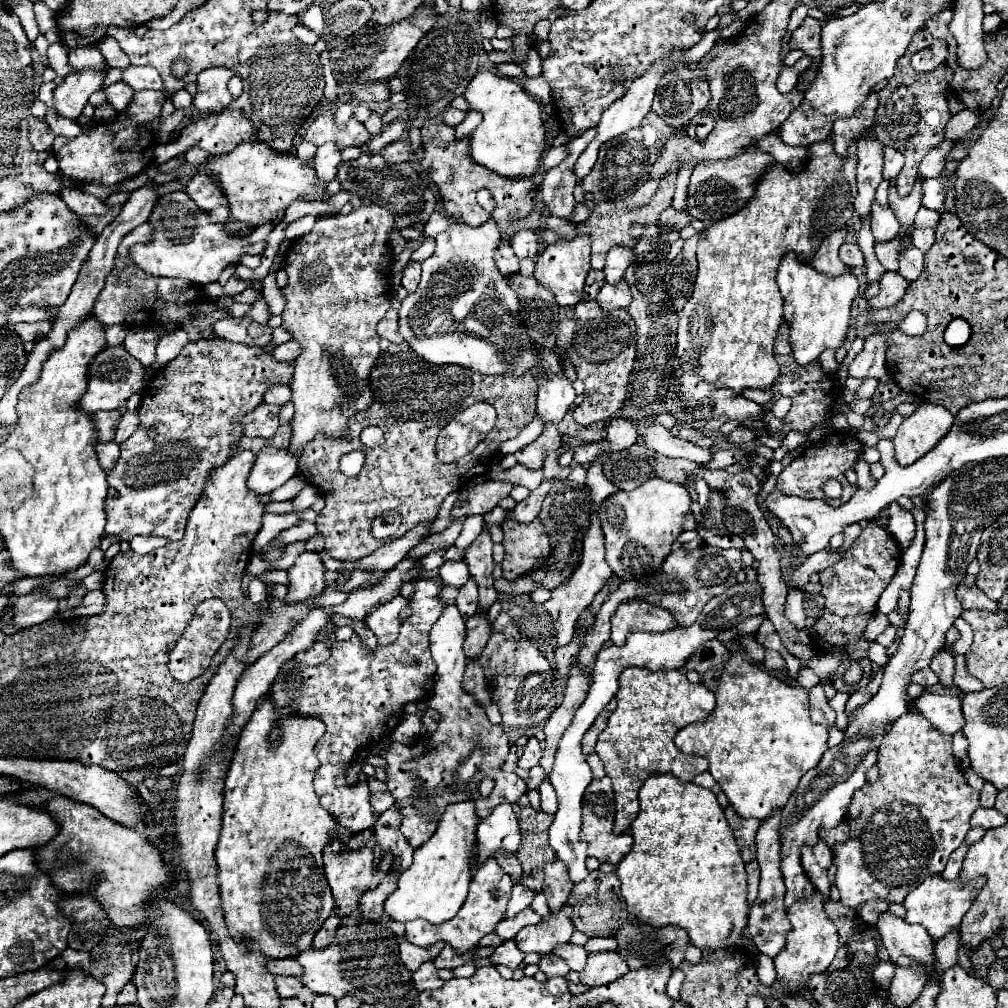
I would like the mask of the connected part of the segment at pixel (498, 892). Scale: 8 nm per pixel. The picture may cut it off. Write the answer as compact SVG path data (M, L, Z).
M488 859L484 863L478 865L478 873L474 875L472 883L470 883L470 891L468 891L468 897L462 905L462 909L458 911L458 915L442 925L432 925L424 919L416 919L416 921L410 921L406 923L406 939L418 947L430 947L434 945L436 941L444 941L446 945L450 945L458 955L464 955L472 949L478 947L478 941L492 933L494 927L504 919L504 913L506 913L506 903L512 895L512 879L510 875L506 875L500 865L496 863L496 859Z

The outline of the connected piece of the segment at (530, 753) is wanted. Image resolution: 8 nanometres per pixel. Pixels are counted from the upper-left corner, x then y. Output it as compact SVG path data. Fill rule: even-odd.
M530 737L528 745L524 747L524 755L522 755L520 761L518 761L518 767L522 767L522 769L532 769L534 765L538 765L540 757L542 757L542 749L540 749L540 745L538 745L538 739L536 739L536 737Z

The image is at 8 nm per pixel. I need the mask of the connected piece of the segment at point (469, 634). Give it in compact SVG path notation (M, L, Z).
M476 613L474 617L470 617L466 621L466 641L464 641L464 655L468 659L472 657L480 657L482 649L486 647L488 639L490 639L490 623L488 623L488 615L486 613Z

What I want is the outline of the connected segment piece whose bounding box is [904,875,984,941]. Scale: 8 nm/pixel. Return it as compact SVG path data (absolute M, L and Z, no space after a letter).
M932 875L932 877L926 877L922 885L918 885L916 889L912 889L904 901L904 907L906 907L906 915L904 915L904 921L908 923L918 923L922 925L930 937L934 941L940 941L942 937L946 937L950 931L958 929L960 927L960 921L962 917L968 913L972 901L976 899L976 893L978 889L982 887L982 879L974 879L970 881L970 885L966 887L960 887L958 885L960 881L946 881L942 879L940 875Z

